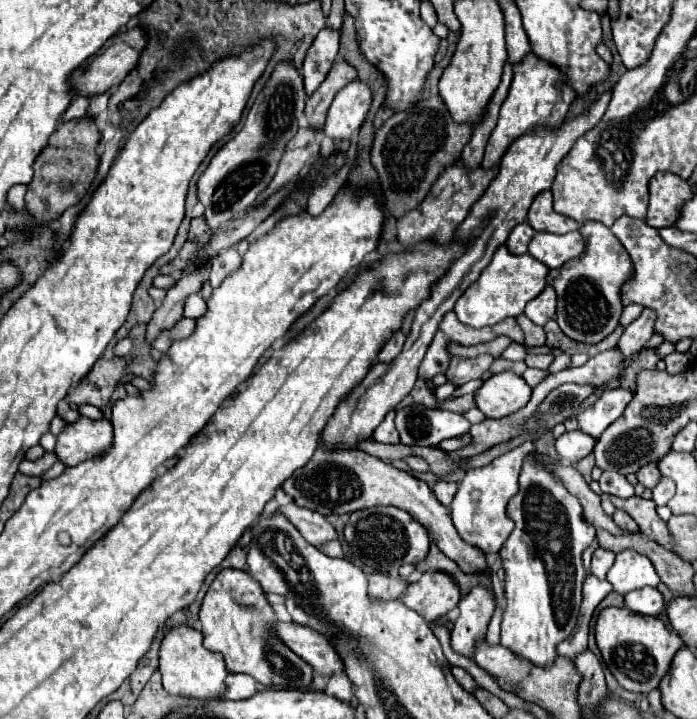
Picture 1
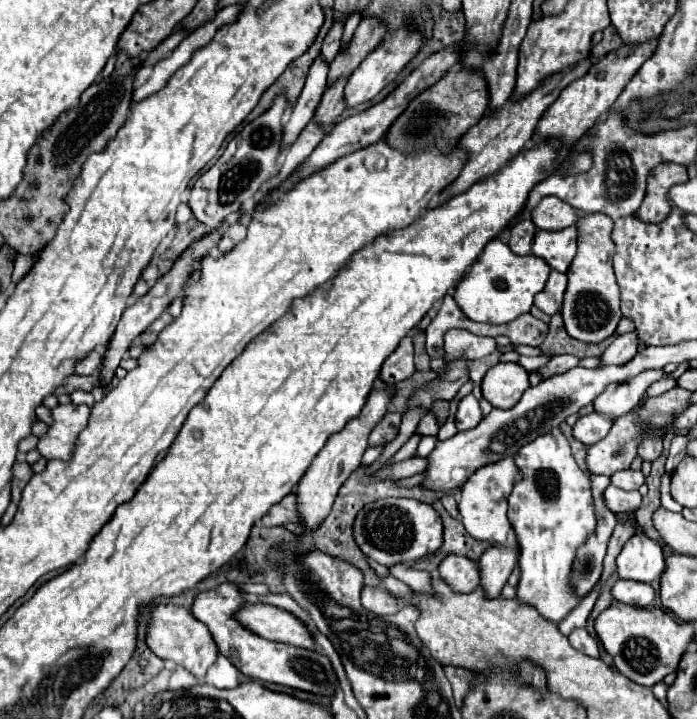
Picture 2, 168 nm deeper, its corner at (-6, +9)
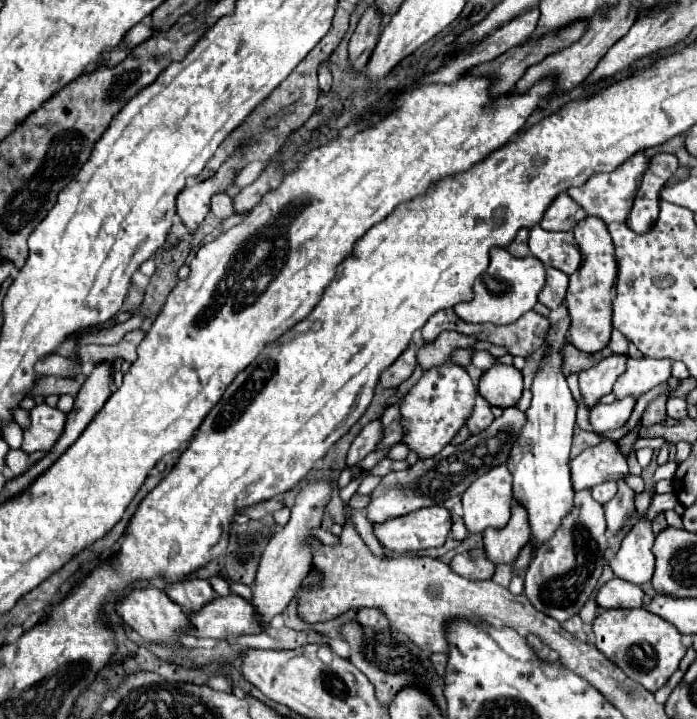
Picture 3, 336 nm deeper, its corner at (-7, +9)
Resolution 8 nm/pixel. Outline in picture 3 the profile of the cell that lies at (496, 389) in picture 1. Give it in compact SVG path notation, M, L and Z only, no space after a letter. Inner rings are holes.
M495 365L481 375L479 395L495 407L513 407L523 393L523 375L513 365Z

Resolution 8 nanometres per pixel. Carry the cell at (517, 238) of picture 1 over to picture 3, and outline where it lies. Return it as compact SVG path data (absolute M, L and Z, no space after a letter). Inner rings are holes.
M521 229L519 233L517 233L517 237L511 241L511 245L507 247L507 251L513 255L513 257L527 257L529 255L529 245L527 245L527 241L529 241L529 229Z

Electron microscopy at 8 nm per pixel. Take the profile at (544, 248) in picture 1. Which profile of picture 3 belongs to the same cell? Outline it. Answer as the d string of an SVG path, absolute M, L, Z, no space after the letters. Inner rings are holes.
M537 225L529 233L529 249L547 267L555 267L567 275L573 275L581 263L579 245L571 231L551 233Z

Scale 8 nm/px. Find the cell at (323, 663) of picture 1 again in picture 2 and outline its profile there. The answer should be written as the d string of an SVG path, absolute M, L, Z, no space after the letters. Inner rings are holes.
M246 603L234 613L234 619L252 633L268 639L280 641L294 647L312 649L312 635L302 621L292 613L264 603Z

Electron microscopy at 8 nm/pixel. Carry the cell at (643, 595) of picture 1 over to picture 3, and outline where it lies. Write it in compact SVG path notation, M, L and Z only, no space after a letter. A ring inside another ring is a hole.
M611 579L605 583L599 593L597 593L597 603L601 609L633 609L633 607L643 607L645 603L645 593L639 585L633 585L623 579Z

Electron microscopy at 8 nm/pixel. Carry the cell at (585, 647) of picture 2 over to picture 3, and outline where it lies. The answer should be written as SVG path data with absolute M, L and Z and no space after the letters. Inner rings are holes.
M573 615L569 621L563 623L563 627L565 627L571 635L579 637L581 641L587 641L587 637L585 637L585 633L583 633L583 621L579 619L579 615Z

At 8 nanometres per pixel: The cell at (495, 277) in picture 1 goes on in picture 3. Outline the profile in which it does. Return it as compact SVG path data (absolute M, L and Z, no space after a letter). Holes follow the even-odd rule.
M493 247L487 271L475 279L473 299L455 305L453 309L467 323L509 325L533 309L533 305L537 303L537 295L543 287L545 287L545 265L537 257L527 255L519 259L513 257L503 247Z

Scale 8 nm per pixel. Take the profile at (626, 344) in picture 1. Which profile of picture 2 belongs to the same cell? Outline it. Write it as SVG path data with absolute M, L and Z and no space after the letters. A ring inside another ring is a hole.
M634 333L620 335L602 353L600 367L606 367L606 365L626 365L636 353L638 353L638 339L636 339L636 335Z

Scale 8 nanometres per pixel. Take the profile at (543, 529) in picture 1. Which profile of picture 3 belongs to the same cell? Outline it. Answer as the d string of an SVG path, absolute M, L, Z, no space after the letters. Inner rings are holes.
M569 317L561 323L551 325L547 333L547 341L551 345L551 353L541 363L541 369L535 375L531 385L533 401L527 409L527 423L521 429L515 447L511 449L507 467L513 475L513 497L519 505L525 507L529 527L531 527L531 547L539 549L555 531L561 527L561 521L575 507L575 489L571 483L571 467L569 467L569 451L575 427L575 409L577 403L567 387L565 375L561 373L561 347L567 337Z

